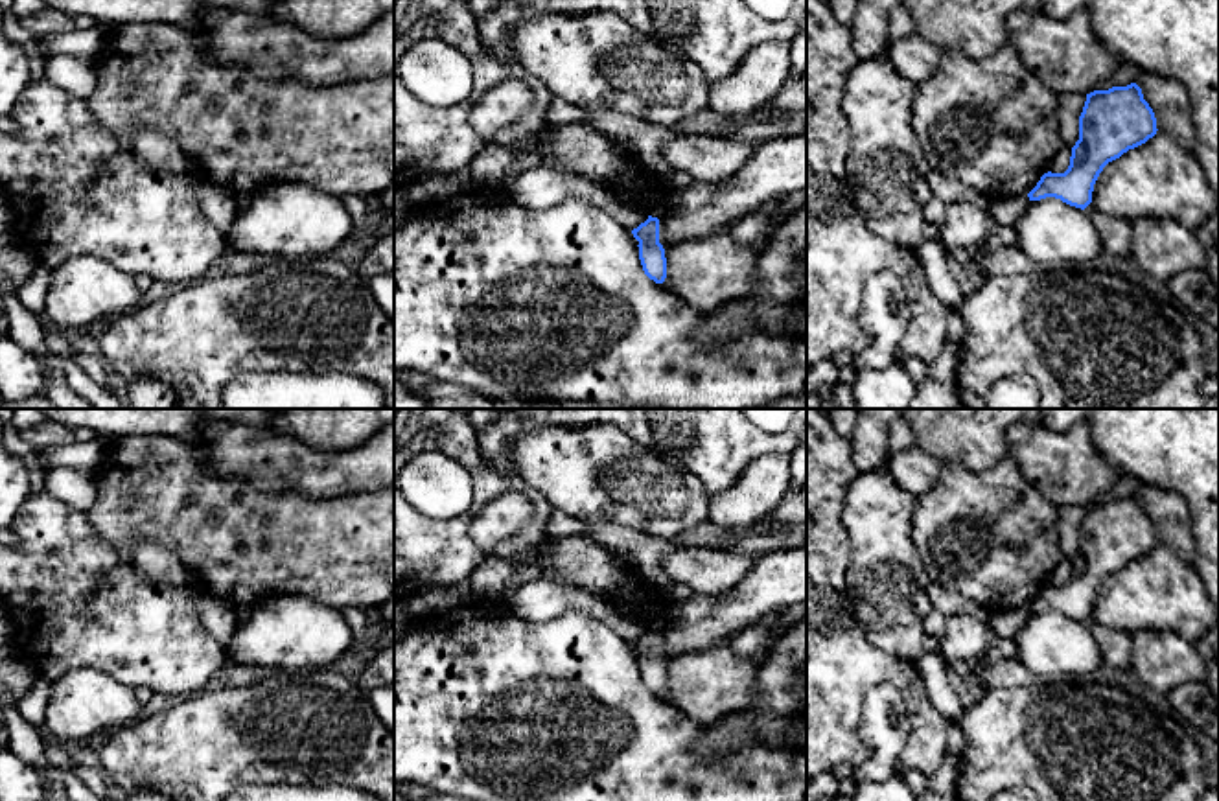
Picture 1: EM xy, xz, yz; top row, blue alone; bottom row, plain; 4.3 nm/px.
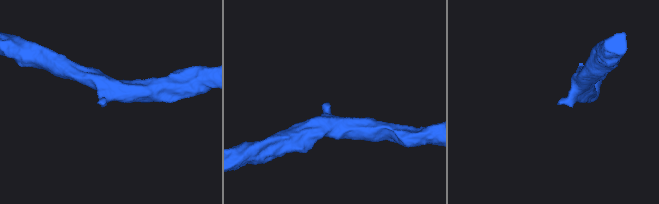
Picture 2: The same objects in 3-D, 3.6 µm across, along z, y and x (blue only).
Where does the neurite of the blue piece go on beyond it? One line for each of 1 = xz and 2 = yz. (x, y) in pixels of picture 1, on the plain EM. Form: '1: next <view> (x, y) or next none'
1: next none
2: next none

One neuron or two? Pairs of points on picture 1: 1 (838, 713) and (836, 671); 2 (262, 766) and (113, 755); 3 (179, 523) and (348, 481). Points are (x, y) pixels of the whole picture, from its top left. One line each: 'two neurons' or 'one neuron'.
1: one neuron
2: one neuron
3: two neurons

